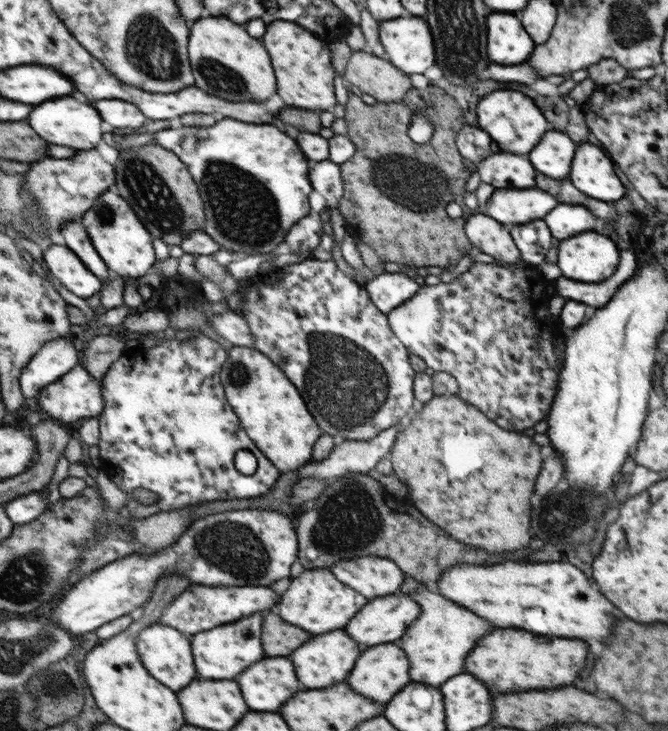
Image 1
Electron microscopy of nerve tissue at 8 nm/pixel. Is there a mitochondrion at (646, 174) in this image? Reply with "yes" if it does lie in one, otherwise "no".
no

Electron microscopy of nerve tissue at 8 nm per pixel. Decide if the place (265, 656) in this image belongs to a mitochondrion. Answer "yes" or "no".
no

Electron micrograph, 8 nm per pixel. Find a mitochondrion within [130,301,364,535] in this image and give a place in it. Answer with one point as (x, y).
(238, 373)

